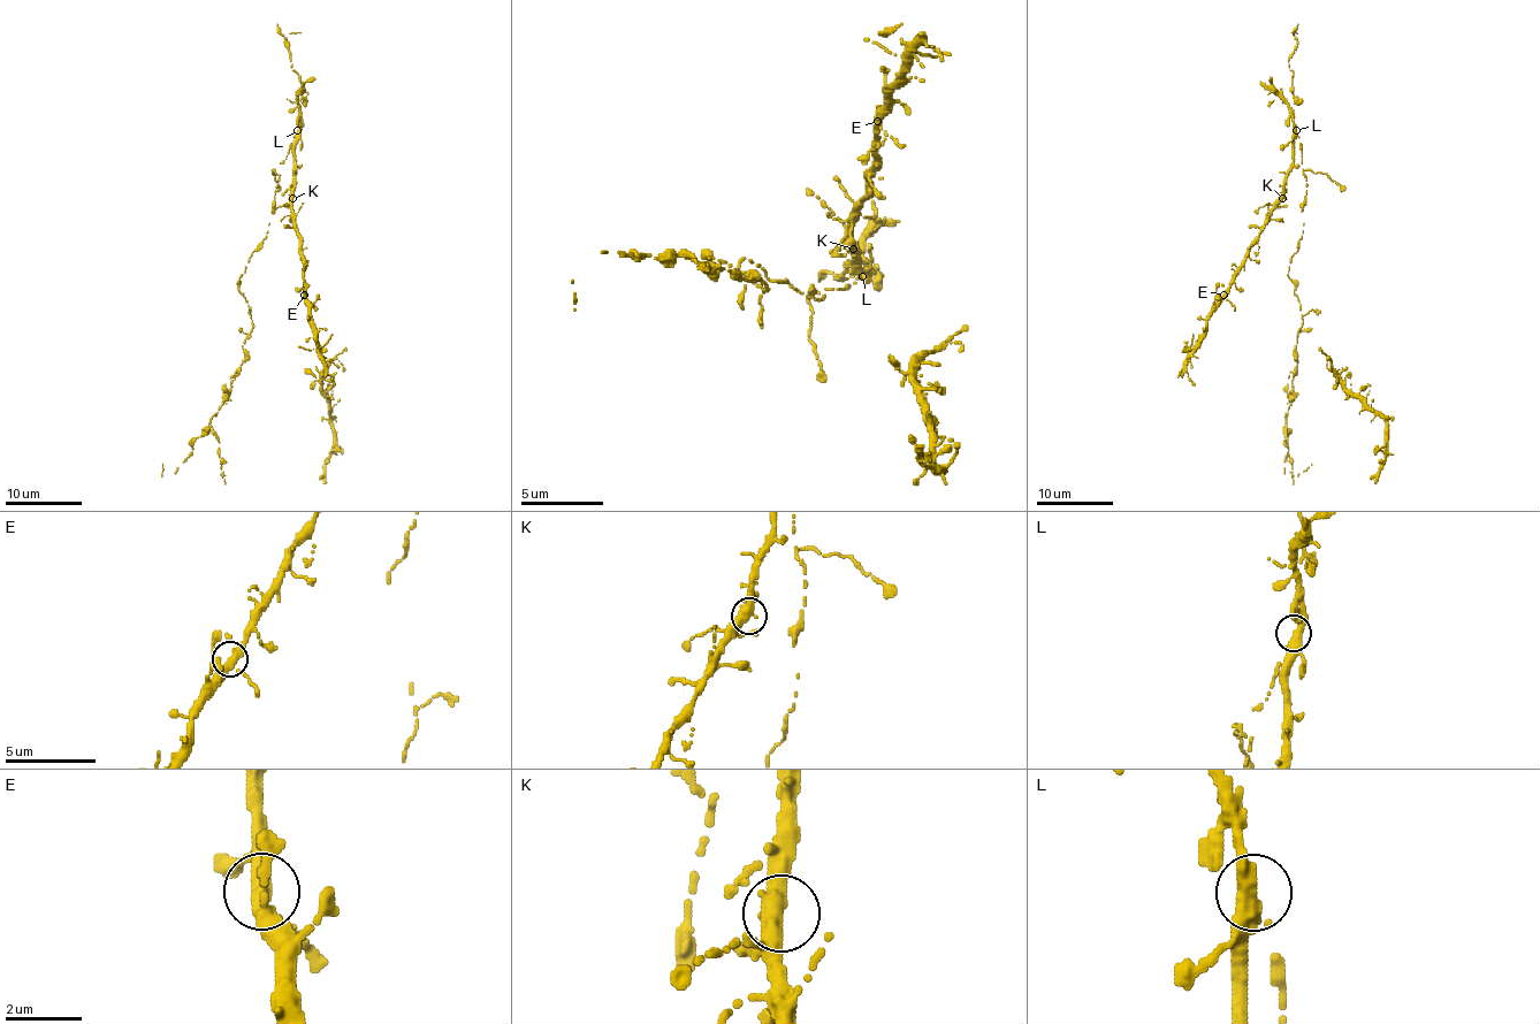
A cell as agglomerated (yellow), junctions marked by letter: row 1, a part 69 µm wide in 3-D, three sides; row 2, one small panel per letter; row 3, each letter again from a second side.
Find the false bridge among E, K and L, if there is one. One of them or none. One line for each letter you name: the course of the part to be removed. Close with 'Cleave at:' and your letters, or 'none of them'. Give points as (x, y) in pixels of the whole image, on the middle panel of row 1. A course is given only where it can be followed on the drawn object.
Cleave at: L

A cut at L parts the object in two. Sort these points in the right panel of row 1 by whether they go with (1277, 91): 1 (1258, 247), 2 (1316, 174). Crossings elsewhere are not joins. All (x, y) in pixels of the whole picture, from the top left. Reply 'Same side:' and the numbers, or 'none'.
Same side: 1

